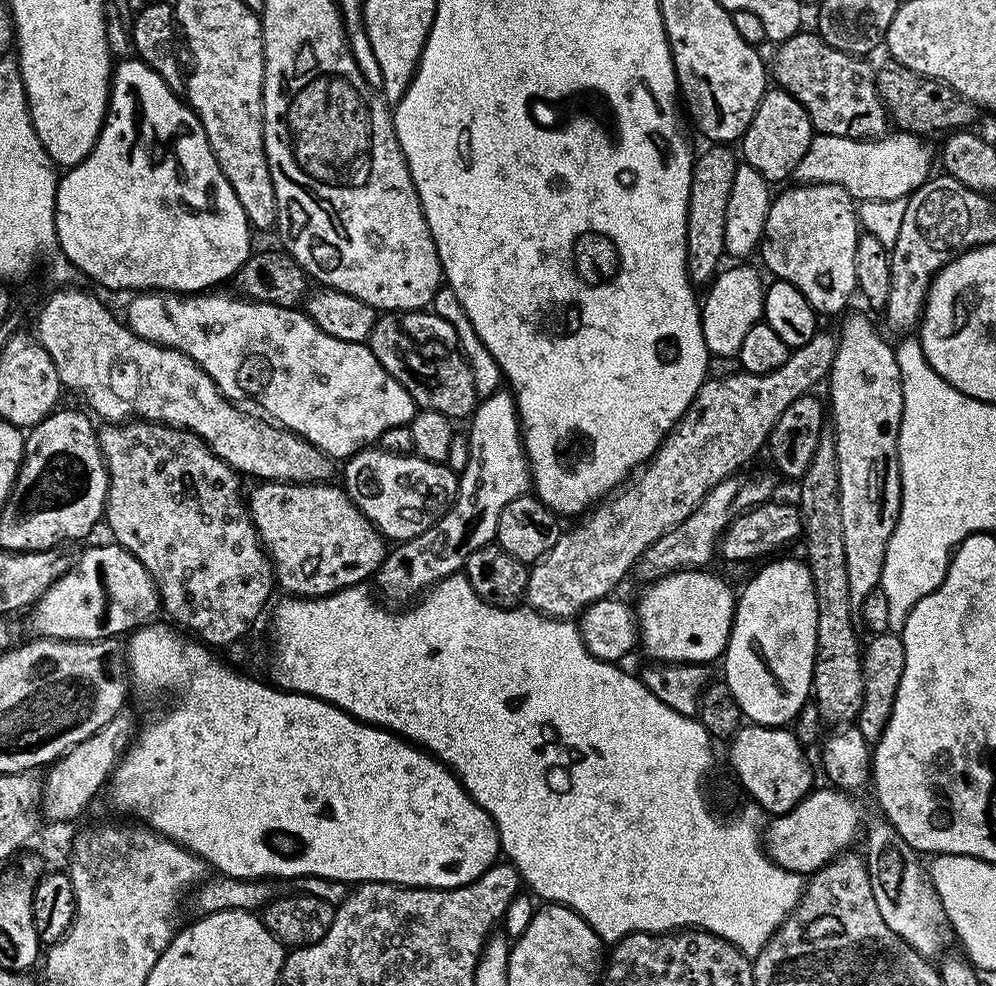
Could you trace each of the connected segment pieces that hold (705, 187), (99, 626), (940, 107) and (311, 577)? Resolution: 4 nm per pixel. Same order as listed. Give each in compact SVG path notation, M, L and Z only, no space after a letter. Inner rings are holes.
M718 142L708 148L693 161L687 204L687 272L696 286L707 285L719 271L721 258L725 257L726 209L740 163L735 149L729 145Z
M107 542L88 548L72 569L36 601L30 615L36 623L35 635L49 640L111 640L149 623L161 607L156 583L150 574L119 544Z
M892 62L889 68L876 72L876 88L884 107L888 110L891 123L899 131L913 134L924 132L947 133L949 130L968 130L978 115L976 105L972 104L958 90L940 80L930 80L927 76L919 76L914 70ZM948 128L948 129L947 129Z
M264 482L247 497L248 513L252 515L252 524L260 536L260 542L268 553L274 569L274 580L285 588L285 593L296 598L329 596L343 588L355 588L371 581L383 566L390 551L384 535L374 527L354 506L354 502L343 487L332 482L315 484L286 484L283 482Z

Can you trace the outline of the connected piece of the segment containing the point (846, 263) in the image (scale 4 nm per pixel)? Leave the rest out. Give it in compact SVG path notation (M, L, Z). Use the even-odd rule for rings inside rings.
M797 183L792 187L796 188L788 188L773 199L758 256L764 259L763 267L768 267L775 279L798 286L802 298L810 302L816 313L843 313L849 307L852 292L854 296L857 291L854 250L861 235L857 205L850 193L837 184Z

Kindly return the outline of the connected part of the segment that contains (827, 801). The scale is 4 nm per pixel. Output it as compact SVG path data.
M832 786L817 787L804 797L801 804L796 804L789 812L769 819L769 824L762 836L762 843L767 851L768 857L775 864L782 866L791 872L811 874L817 872L823 864L828 864L834 857L841 855L845 850L853 847L856 835L860 832L860 812L851 795L847 792L837 790Z

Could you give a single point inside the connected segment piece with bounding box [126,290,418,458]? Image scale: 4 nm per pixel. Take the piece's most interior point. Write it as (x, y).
(334, 394)

